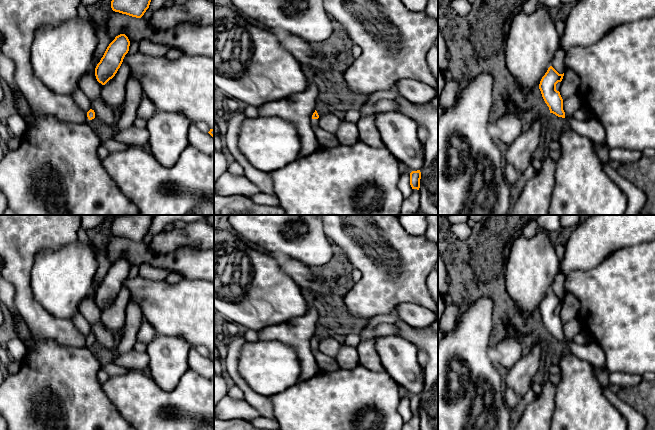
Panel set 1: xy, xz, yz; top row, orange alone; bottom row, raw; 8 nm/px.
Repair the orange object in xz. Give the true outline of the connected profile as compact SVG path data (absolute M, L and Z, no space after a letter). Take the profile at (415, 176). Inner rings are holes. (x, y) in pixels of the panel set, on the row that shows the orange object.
M420 170L412 171L410 173L410 185L411 185L412 189L419 190L419 188L420 188L420 179L421 179Z

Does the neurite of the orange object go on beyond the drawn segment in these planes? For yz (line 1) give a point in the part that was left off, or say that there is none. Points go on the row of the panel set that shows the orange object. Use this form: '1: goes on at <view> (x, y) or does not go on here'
1: does not go on here

